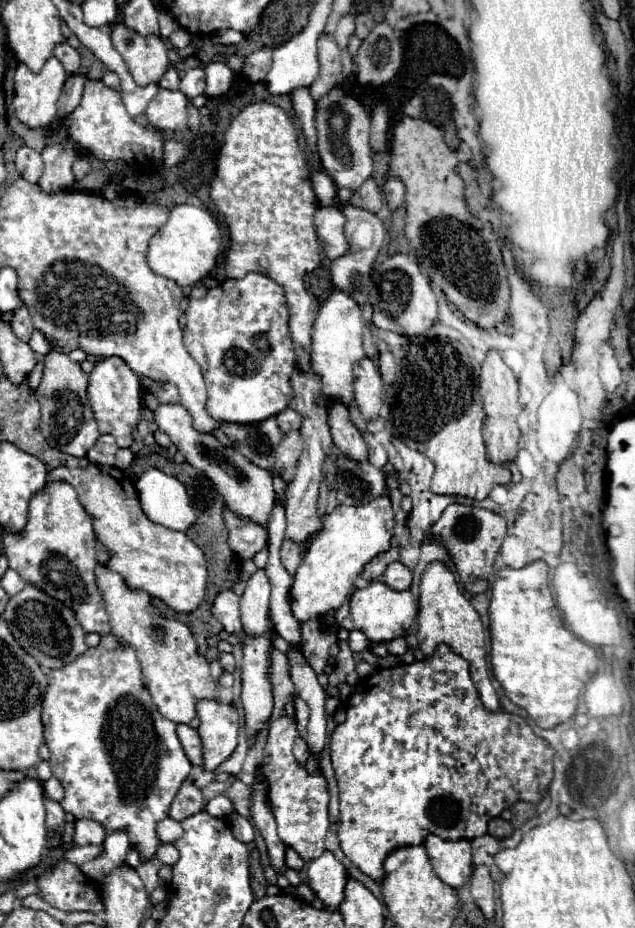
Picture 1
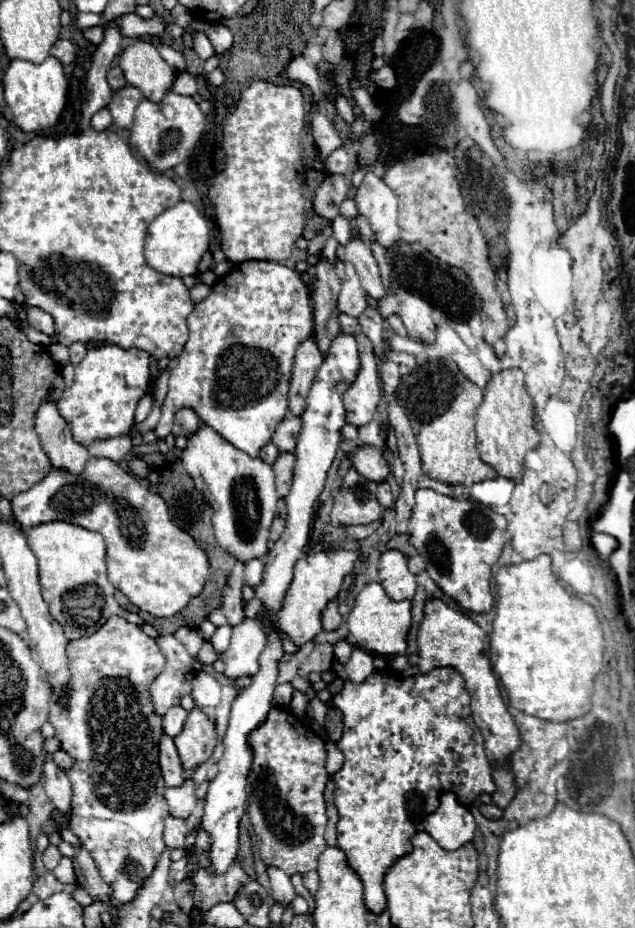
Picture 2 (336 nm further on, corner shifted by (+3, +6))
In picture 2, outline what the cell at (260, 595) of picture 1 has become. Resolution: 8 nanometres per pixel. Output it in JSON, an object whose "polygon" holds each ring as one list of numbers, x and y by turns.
{"polygon":[[245,618,241,624,237,624,233,628,229,650,221,654,221,660,225,662,225,676,237,680,255,674,265,642,267,636,255,624,255,620]]}

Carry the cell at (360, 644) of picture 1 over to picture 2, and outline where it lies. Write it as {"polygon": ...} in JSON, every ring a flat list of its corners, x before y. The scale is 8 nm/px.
{"polygon":[[339,640,339,642,335,644,335,660,345,666,347,660,349,660,349,656,351,656,351,644,345,642,345,640]]}

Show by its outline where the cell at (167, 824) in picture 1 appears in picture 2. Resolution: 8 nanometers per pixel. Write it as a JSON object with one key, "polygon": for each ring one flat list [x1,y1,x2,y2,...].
{"polygon":[[185,778,185,782,181,786,167,788,165,790,165,800,167,800,169,808,171,808,171,816,187,818,193,812,195,802,197,802,193,778]]}

